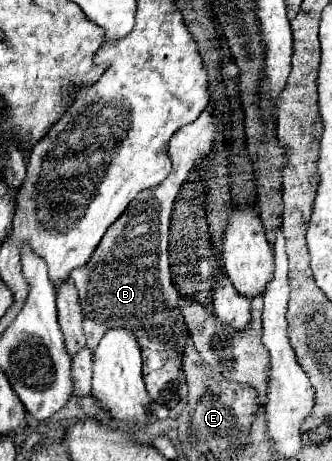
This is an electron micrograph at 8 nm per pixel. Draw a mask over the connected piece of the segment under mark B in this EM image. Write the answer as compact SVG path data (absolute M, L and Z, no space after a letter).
M207 106L207 110L203 110L195 122L191 122L191 124L183 126L179 132L175 132L169 142L169 150L167 150L167 154L173 162L169 176L161 184L139 192L135 196L135 200L131 200L131 204L127 206L125 214L121 214L109 226L103 240L99 242L97 250L91 254L89 262L71 272L71 278L75 280L75 286L79 290L83 314L87 318L105 322L107 326L129 326L131 330L135 330L135 336L139 338L139 344L143 350L143 380L145 380L147 392L157 404L163 404L167 408L177 406L187 390L183 376L179 374L179 350L183 350L183 334L187 334L187 326L185 326L183 316L177 308L180 294L171 282L171 264L169 264L169 252L167 252L169 218L171 218L175 196L177 196L181 184L187 180L189 170L197 162L201 162L201 158L211 150L215 130L217 130L217 124L211 114L211 106Z

